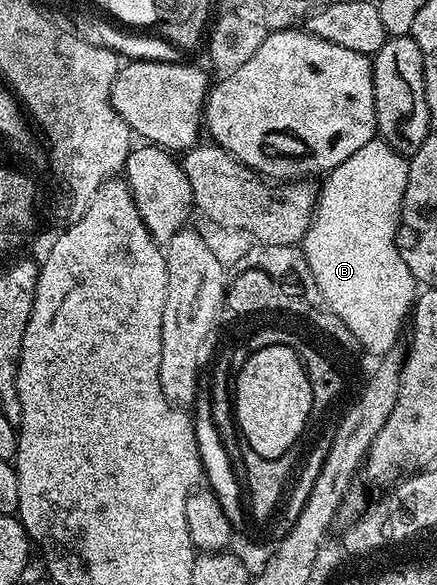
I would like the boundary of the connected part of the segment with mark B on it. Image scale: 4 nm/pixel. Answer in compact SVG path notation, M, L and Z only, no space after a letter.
M373 139L366 147L358 147L346 163L334 167L323 178L316 198L316 211L304 233L302 248L310 263L310 271L318 283L318 291L326 303L354 331L361 349L374 351L380 359L395 348L400 327L405 326L406 318L412 312L412 306L418 296L416 276L402 263L402 255L396 246L396 229L400 226L400 208L406 195L408 161L405 154L394 151L386 142Z

